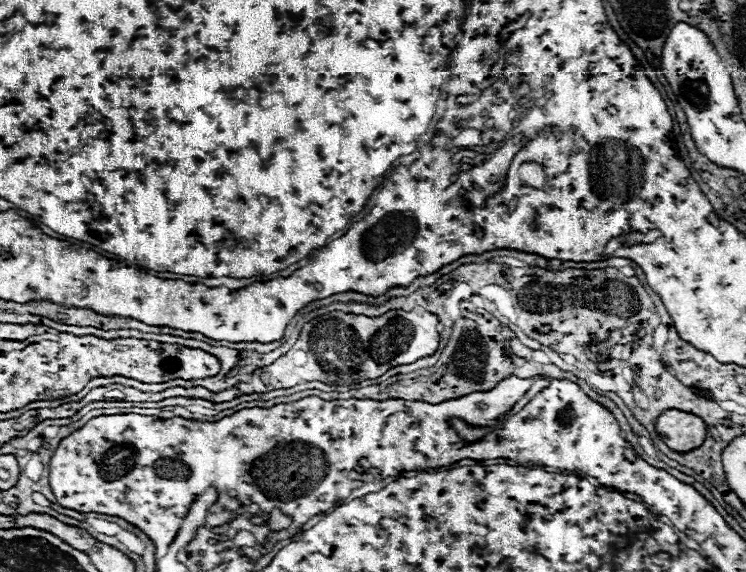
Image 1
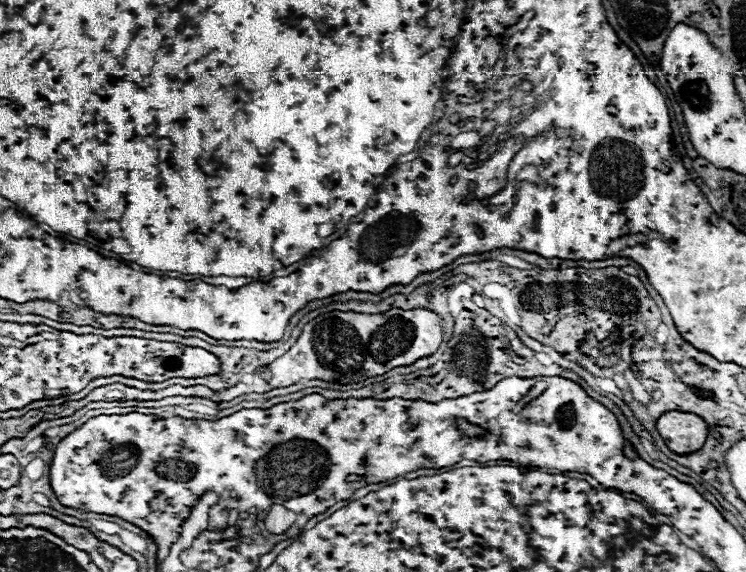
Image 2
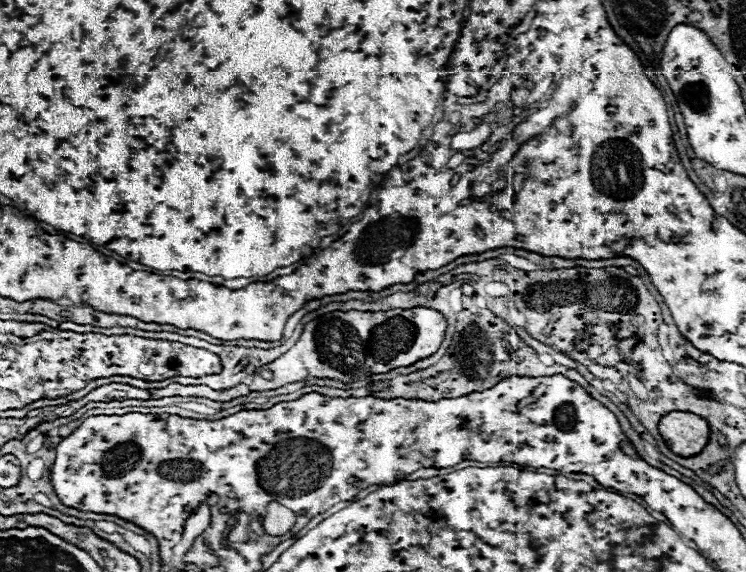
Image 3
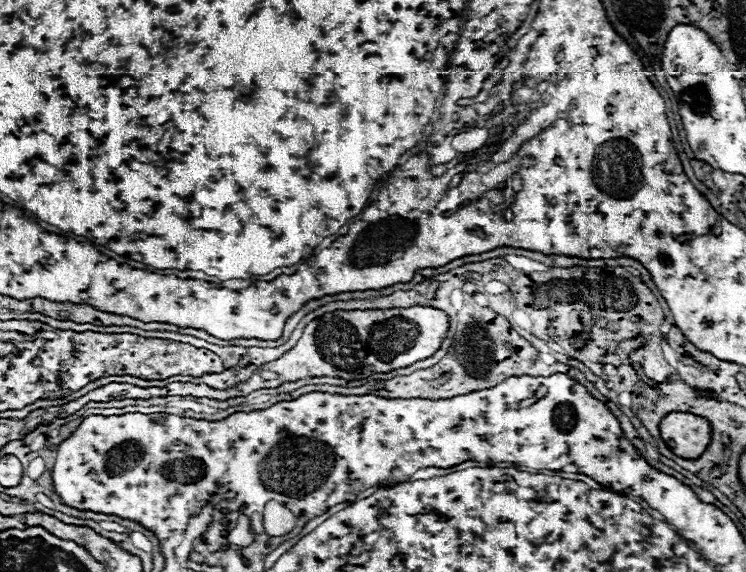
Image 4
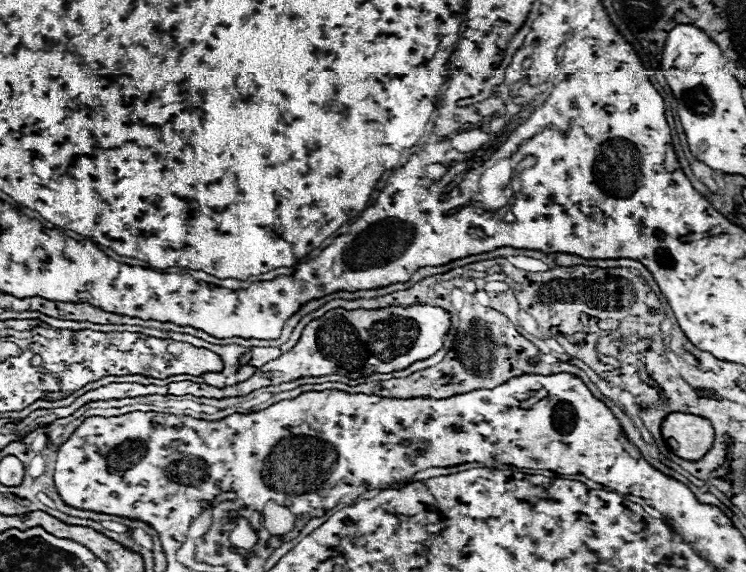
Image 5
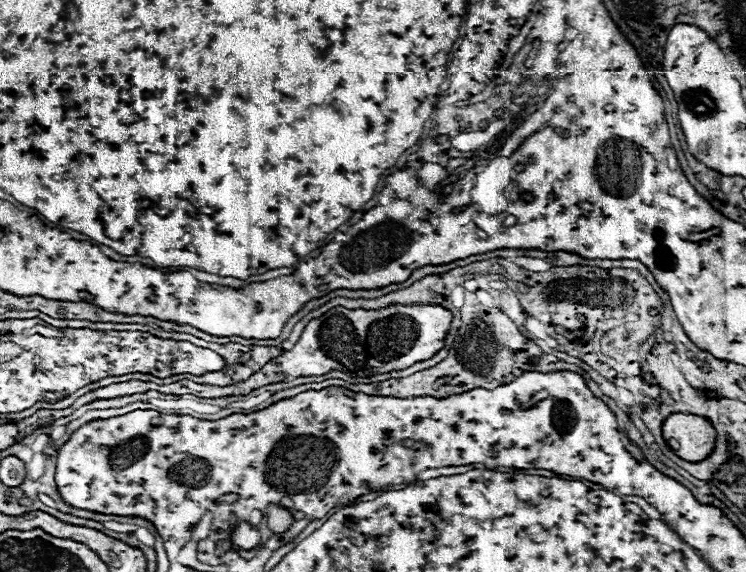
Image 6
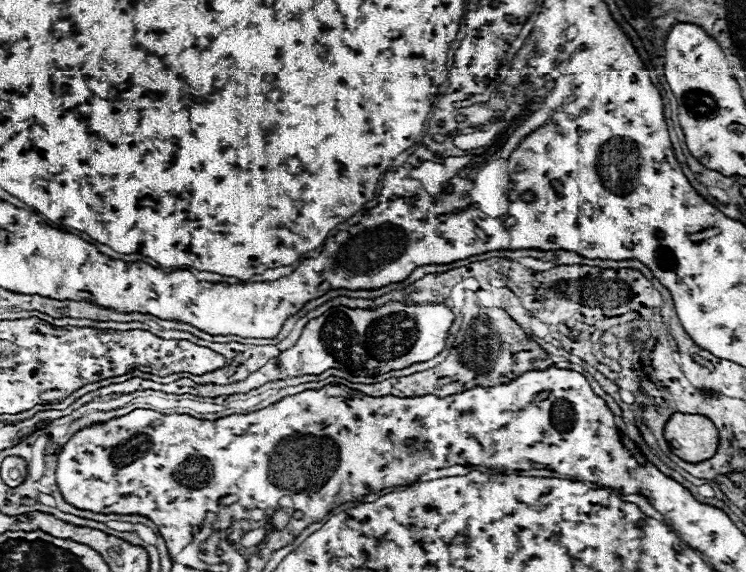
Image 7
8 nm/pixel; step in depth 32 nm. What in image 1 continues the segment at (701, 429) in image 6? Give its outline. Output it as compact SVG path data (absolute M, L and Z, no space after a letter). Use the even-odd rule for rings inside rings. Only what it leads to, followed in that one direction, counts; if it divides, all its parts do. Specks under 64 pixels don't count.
M666 410L656 418L656 432L668 448L676 452L688 452L702 446L706 438L706 424L694 414L682 410Z

